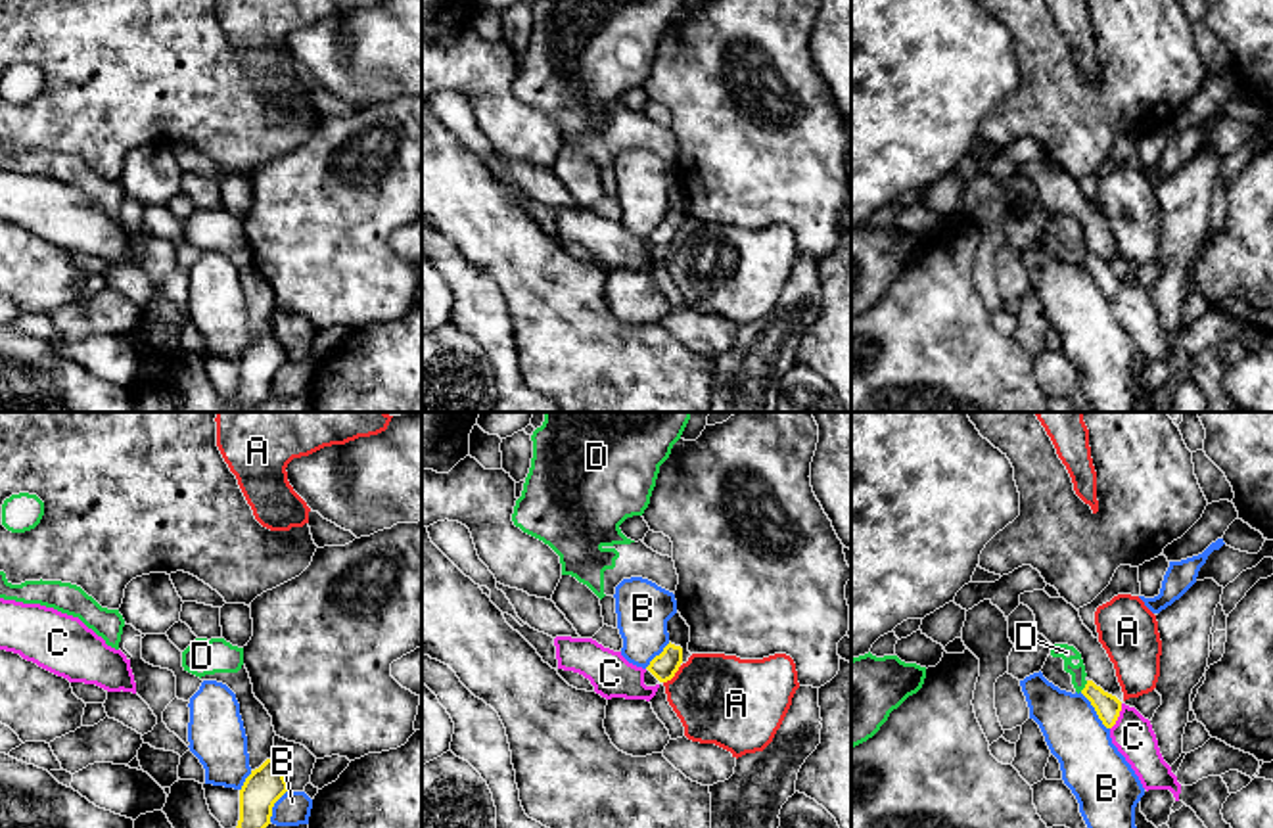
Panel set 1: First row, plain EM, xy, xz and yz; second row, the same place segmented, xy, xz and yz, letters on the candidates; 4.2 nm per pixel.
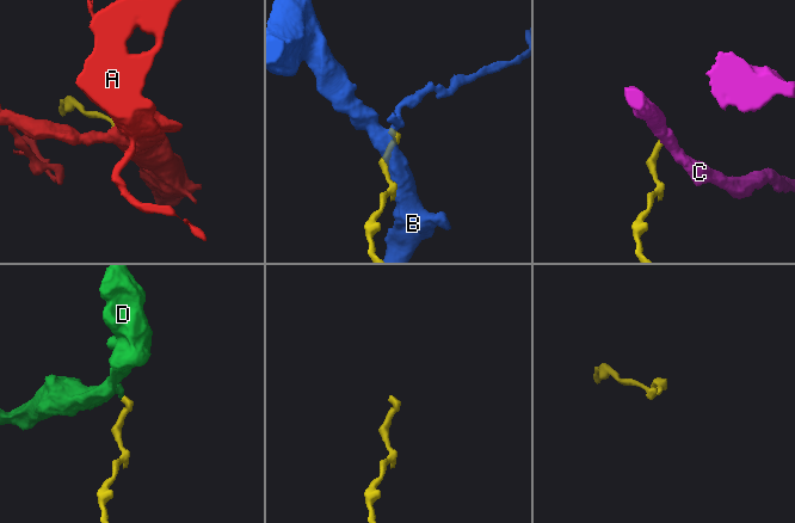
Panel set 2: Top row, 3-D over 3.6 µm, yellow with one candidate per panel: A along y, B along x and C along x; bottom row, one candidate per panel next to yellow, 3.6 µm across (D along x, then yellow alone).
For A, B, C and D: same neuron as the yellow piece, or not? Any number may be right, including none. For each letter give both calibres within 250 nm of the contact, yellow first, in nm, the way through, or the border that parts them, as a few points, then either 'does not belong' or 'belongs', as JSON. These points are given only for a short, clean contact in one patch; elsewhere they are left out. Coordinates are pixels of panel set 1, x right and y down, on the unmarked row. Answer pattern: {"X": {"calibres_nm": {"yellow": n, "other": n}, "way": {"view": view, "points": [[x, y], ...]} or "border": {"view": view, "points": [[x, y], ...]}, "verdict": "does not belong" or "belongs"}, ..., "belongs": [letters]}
{"A": {"calibres_nm": {"yellow": 110, "other": 380}, "border": {"view": "xz", "points": [[681, 236], [664, 253]]}, "verdict": "does not belong"}, "B": {"calibres_nm": {"yellow": 110, "other": 260}, "verdict": "does not belong"}, "C": {"calibres_nm": {"yellow": 110, "other": 170}, "border": {"view": "yz", "points": [[1122, 275], [1120, 286], [1110, 299]]}, "verdict": "does not belong"}, "D": {"calibres_nm": {"yellow": 110, "other": 70}, "border": {"view": "yz", "points": [[1087, 252], [1080, 261]]}, "verdict": "does not belong"}, "belongs": []}

